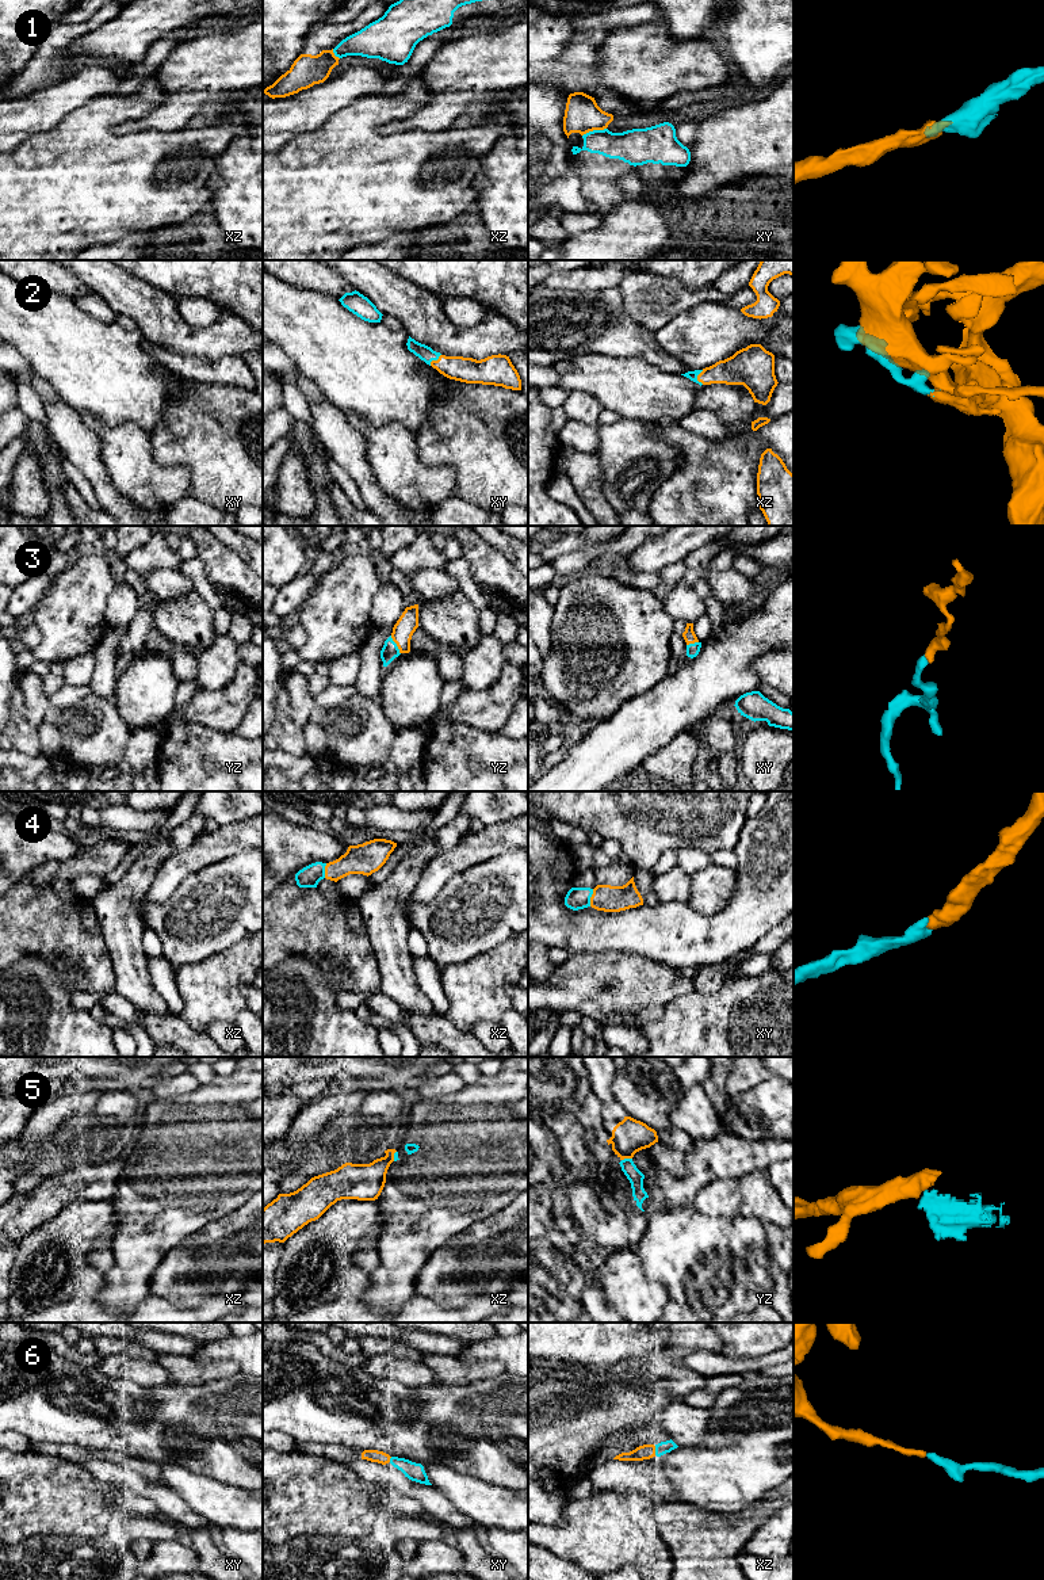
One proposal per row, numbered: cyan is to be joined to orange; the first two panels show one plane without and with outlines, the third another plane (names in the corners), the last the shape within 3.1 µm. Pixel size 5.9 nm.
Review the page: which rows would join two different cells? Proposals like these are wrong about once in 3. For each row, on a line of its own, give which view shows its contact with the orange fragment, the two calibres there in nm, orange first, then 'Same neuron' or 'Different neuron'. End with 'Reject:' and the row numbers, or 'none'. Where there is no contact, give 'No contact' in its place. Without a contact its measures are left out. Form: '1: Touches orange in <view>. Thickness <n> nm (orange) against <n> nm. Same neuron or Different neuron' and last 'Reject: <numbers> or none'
1: Touches orange in xy. Thickness 200 nm (orange) against 200 nm. Different neuron
2: Touches orange in xz. Thickness 180 nm (orange) against 60 nm. Same neuron
3: Touches orange in yz. Thickness 120 nm (orange) against 100 nm. Same neuron
4: Touches orange in xy. Thickness 160 nm (orange) against 130 nm. Same neuron
5: Touches orange in yz. Thickness 200 nm (orange) against 90 nm. Different neuron
6: Touches orange in xz. Thickness 90 nm (orange) against 70 nm. Same neuron
Reject: 1, 5

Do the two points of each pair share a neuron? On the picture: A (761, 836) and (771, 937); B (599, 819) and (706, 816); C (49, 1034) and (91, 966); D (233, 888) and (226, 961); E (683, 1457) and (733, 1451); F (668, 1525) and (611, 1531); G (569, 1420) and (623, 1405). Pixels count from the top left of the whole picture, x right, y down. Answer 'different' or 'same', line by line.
A: different
B: same
C: different
D: different
E: same
F: different
G: same

